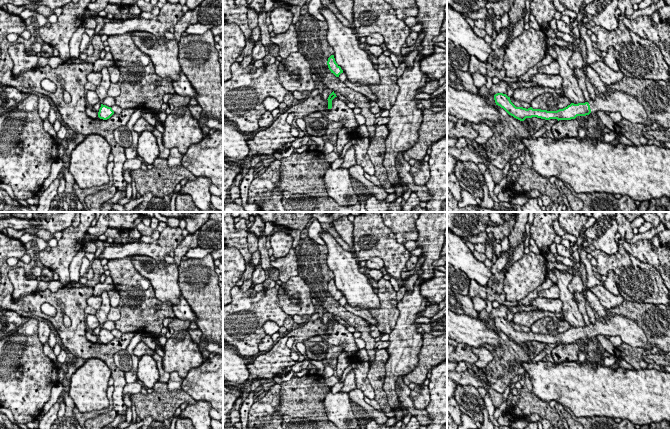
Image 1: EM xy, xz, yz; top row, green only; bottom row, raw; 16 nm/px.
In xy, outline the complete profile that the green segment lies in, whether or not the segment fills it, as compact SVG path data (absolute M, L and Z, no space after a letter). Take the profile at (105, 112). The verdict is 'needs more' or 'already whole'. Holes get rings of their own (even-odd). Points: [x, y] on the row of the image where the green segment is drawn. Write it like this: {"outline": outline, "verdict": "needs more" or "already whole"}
{"outline": "M101 104L101 107L98 112L98 117L103 120L109 119L114 114L114 111L111 107Z", "verdict": "already whole"}

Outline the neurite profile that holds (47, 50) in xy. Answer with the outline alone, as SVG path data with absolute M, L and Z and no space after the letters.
M44 42L42 44L42 49L40 53L42 57L50 58L53 56L53 51L54 51L54 48L50 44Z

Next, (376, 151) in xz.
M379 125L375 129L375 136L371 139L367 154L370 161L374 165L374 176L379 180L383 188L393 187L387 176L387 171L383 166L383 160L386 151L385 140L389 134L389 130L384 125Z

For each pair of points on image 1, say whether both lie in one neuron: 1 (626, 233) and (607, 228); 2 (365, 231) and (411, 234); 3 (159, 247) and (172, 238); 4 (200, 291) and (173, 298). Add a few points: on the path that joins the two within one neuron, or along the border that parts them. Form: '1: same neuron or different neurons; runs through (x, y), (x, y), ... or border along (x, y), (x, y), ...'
1: different neurons; border along (616, 222), (618, 231)
2: different neurons; border along (383, 222), (394, 234), (395, 239), (403, 245)
3: same neuron; runs through (162, 246), (169, 239)
4: different neurons; border along (178, 271), (178, 286), (181, 294)

